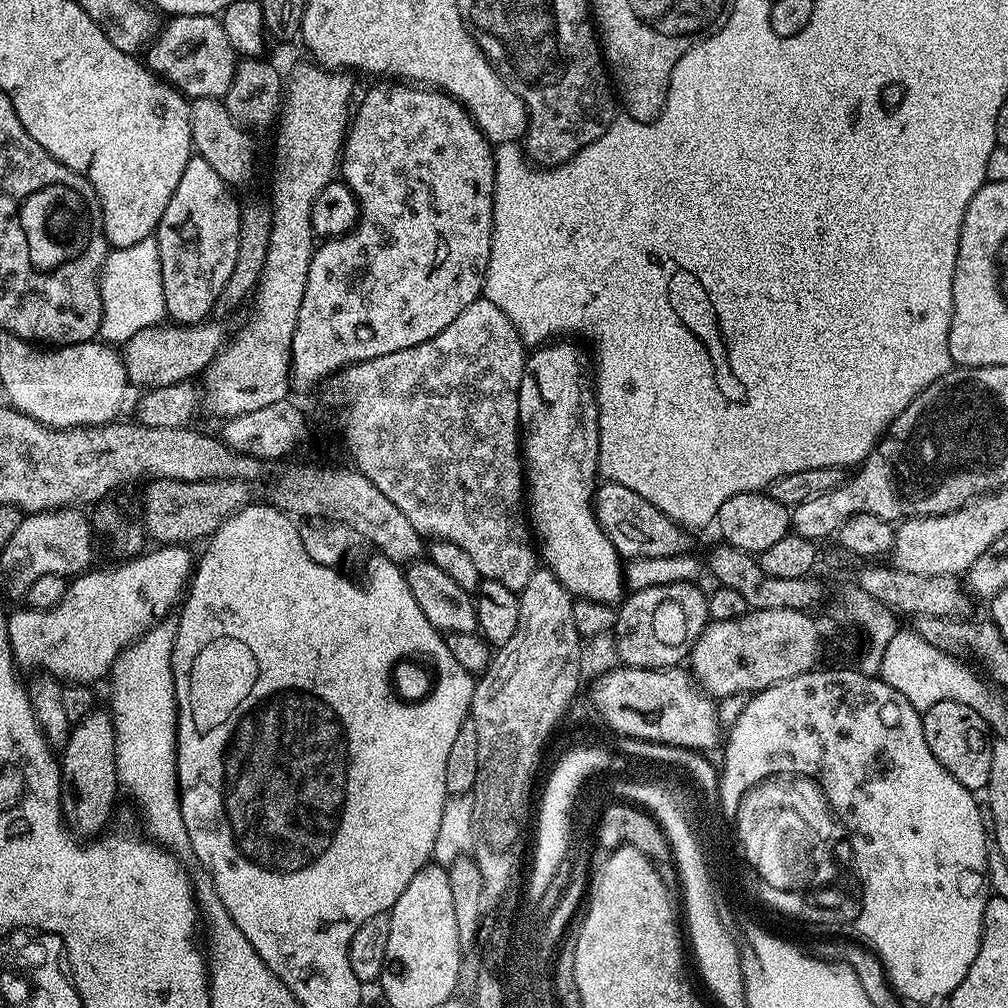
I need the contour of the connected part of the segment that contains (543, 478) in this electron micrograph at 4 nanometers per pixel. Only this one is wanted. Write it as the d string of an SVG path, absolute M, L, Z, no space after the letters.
M549 342L537 347L536 352L527 357L524 362L522 386L518 390L518 410L520 411L520 434L522 437L522 467L526 477L526 512L530 517L530 528L534 533L535 543L538 545L538 556L566 586L566 590L573 596L582 600L593 600L603 604L615 605L625 595L624 572L620 569L622 557L616 552L614 542L606 538L602 526L596 520L596 510L593 504L594 493L598 487L598 465L600 463L600 407L596 405L596 389L593 377L590 375L590 360L584 357L584 352L576 342Z

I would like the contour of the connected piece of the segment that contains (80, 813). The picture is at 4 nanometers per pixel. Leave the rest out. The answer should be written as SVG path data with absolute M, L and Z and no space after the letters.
M93 710L76 722L68 733L67 743L62 746L58 763L60 802L64 805L64 818L68 827L84 838L103 833L109 827L108 819L116 804L116 788L118 792L121 787L116 769L116 734L111 711Z

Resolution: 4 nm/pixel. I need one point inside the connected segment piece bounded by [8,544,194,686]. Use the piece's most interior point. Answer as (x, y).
(102, 613)

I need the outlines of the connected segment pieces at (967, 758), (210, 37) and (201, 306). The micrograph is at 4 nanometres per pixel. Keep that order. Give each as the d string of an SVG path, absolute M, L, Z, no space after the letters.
M938 702L938 706L930 706L923 709L924 733L926 734L926 746L930 746L930 754L942 762L942 766L962 786L966 786L969 792L976 794L987 789L990 782L990 762L992 761L992 740L988 732L990 725L980 717L970 706L962 706L962 702Z
M174 16L159 29L156 39L147 45L146 66L162 80L177 88L185 98L223 98L230 90L238 63L238 53L226 38L223 23L217 17L186 18Z
M194 154L188 159L186 170L182 170L182 178L178 181L178 190L174 190L174 198L170 198L170 206L166 206L166 214L162 214L160 225L154 233L162 254L162 290L168 307L167 315L173 321L207 321L212 316L212 307L222 293L222 288L234 271L238 259L242 209L232 197L232 192L230 185L218 178L214 166L210 166L206 158Z

